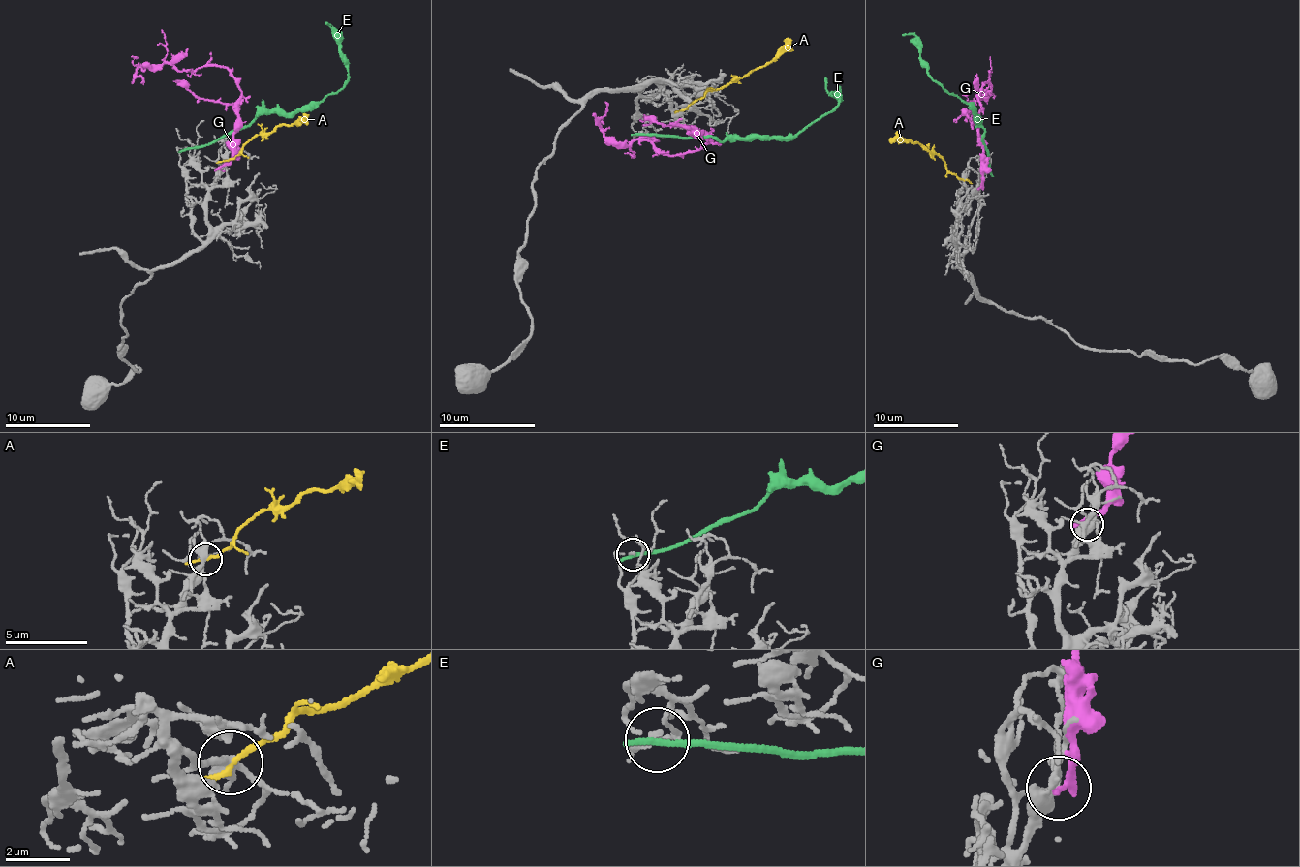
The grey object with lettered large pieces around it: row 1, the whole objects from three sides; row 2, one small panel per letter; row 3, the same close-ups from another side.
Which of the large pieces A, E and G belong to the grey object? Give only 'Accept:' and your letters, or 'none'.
Accept: none

